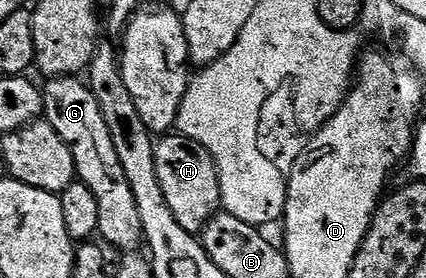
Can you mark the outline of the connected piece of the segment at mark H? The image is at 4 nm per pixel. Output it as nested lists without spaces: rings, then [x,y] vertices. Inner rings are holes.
[[[164,135],[155,142],[154,167],[162,195],[166,195],[166,207],[178,219],[178,227],[197,235],[203,233],[204,225],[221,208],[220,184],[214,159],[198,143],[179,135]]]

